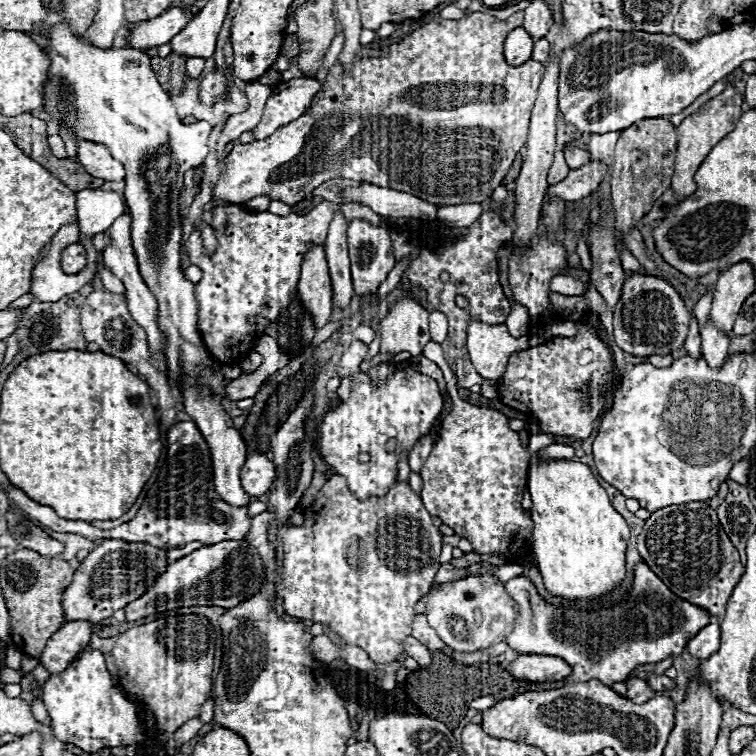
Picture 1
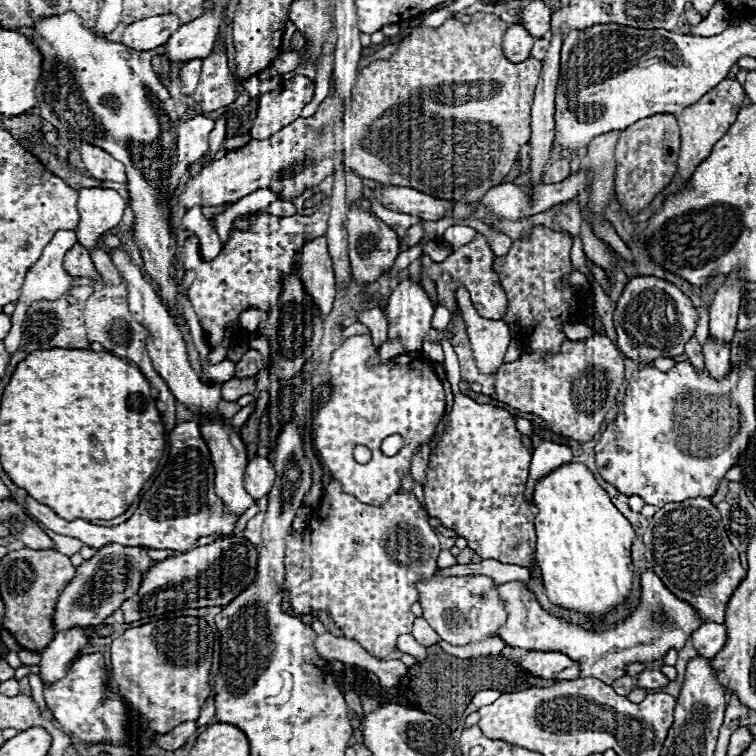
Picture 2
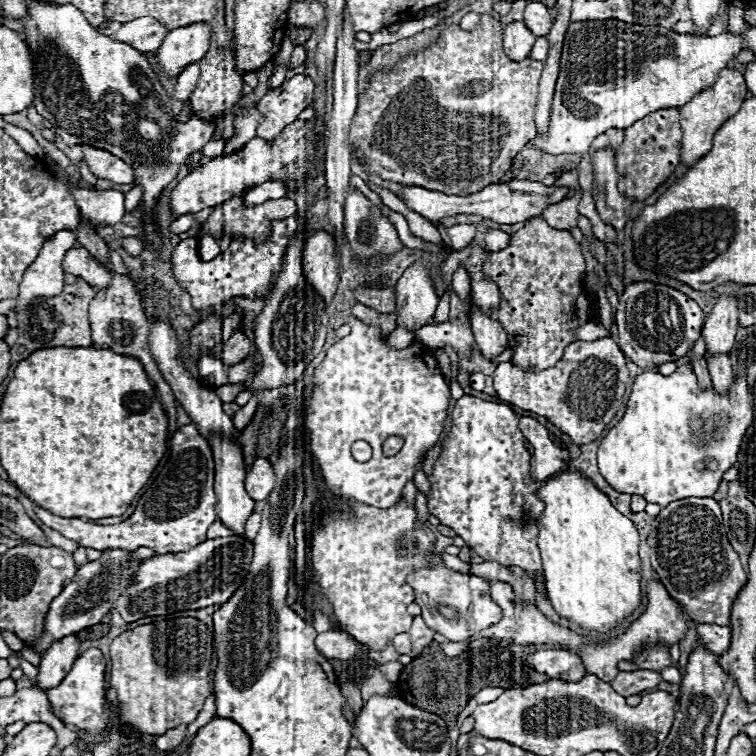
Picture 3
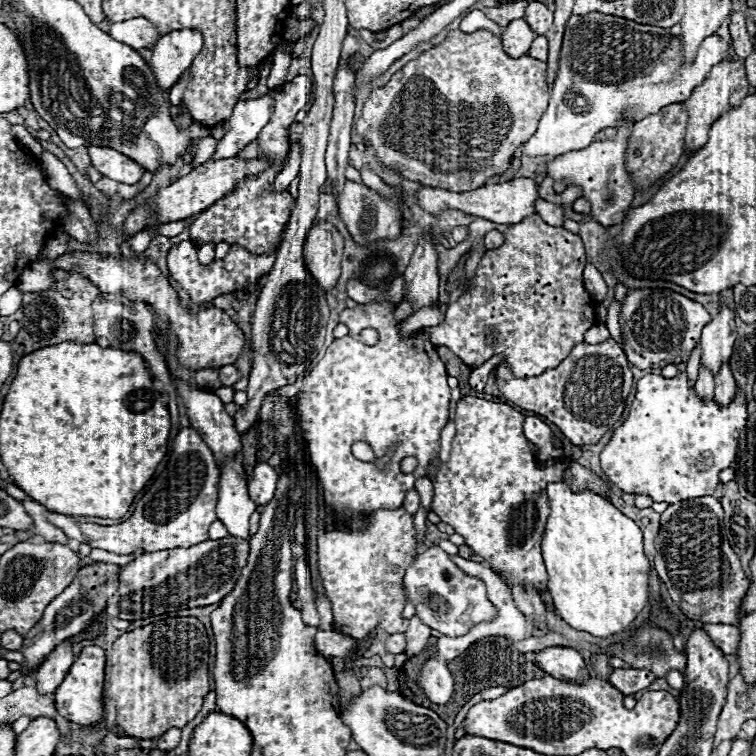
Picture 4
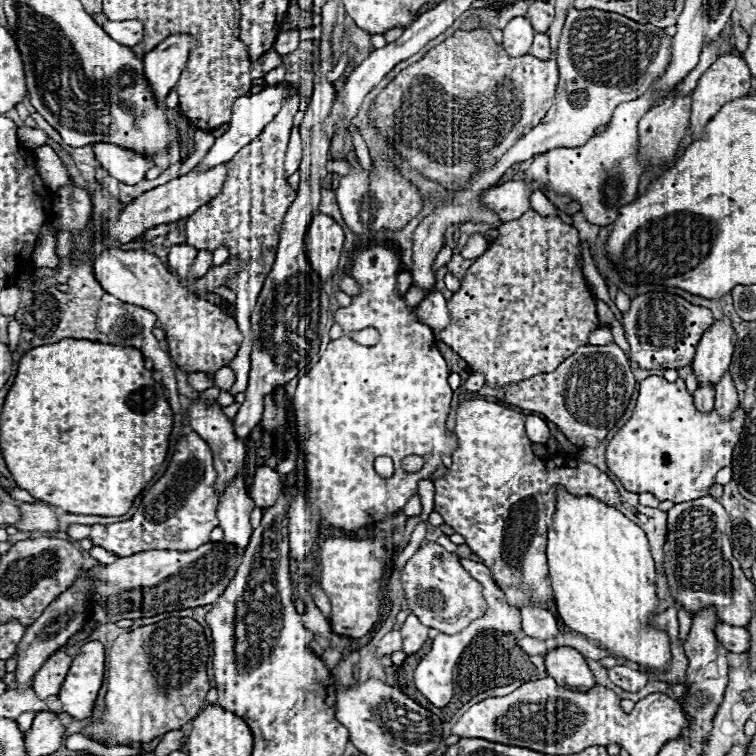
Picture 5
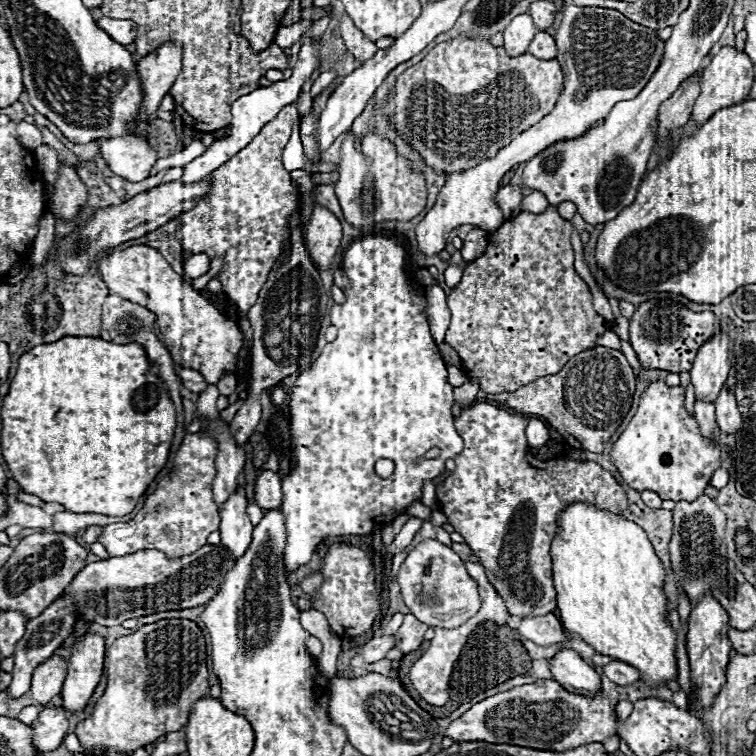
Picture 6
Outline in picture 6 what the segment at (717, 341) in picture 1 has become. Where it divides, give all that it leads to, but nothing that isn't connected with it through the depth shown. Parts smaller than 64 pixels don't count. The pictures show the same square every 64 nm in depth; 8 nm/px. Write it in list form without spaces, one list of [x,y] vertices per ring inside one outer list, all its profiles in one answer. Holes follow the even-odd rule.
[[[724,386],[714,404],[716,404],[716,420],[718,420],[720,430],[724,430],[726,434],[736,434],[742,426],[742,416],[738,412],[734,394]]]

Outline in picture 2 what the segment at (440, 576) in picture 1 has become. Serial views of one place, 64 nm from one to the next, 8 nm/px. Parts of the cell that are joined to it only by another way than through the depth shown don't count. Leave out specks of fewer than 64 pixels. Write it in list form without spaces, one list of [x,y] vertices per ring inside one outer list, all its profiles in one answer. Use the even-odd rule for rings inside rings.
[[[482,560],[477,564],[456,564],[452,568],[440,570],[444,576],[490,576],[496,584],[506,584],[506,582],[530,582],[530,570],[524,566],[514,566],[514,564],[502,564],[498,560]]]

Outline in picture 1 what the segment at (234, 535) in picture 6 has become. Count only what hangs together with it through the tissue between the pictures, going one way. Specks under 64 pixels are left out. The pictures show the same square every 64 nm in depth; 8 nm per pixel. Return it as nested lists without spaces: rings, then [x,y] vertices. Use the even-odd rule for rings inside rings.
[[[188,388],[184,392],[184,410],[192,416],[192,420],[196,422],[196,426],[200,428],[206,444],[210,446],[210,454],[212,454],[212,466],[214,466],[214,486],[218,496],[228,502],[230,506],[248,506],[252,500],[250,496],[244,492],[242,484],[240,484],[240,470],[246,462],[248,450],[246,444],[240,436],[240,432],[232,426],[232,418],[226,414],[226,410],[220,406],[220,398],[212,398],[212,396],[200,396],[194,388]]]

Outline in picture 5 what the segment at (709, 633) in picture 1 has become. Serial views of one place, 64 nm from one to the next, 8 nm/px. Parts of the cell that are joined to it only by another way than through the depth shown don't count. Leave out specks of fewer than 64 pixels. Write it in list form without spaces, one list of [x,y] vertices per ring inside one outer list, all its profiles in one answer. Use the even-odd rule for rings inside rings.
[[[720,624],[720,626],[716,628],[716,636],[718,636],[718,640],[720,640],[730,652],[736,652],[736,654],[748,652],[750,634],[748,634],[746,628],[736,628],[736,626],[730,626],[730,624]]]

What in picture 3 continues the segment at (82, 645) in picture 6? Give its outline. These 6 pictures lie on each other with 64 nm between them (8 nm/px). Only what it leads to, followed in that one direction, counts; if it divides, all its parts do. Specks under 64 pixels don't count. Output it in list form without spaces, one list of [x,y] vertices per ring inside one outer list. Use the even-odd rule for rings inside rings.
[[[88,648],[86,652],[82,652],[72,670],[66,674],[66,678],[62,680],[60,686],[56,688],[50,688],[46,690],[48,694],[48,700],[52,702],[52,708],[54,708],[54,714],[64,720],[66,724],[74,724],[76,730],[88,730],[90,734],[106,734],[106,722],[110,718],[110,708],[108,708],[108,702],[106,702],[106,696],[104,696],[104,672],[106,670],[106,664],[104,664],[104,658],[102,658],[102,652],[98,648]]]

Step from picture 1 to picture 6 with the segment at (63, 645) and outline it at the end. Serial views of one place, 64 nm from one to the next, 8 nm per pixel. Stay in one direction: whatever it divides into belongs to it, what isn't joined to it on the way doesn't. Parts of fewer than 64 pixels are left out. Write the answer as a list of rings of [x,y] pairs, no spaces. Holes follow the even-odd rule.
[[[62,656],[48,658],[34,670],[30,696],[40,704],[48,704],[50,698],[62,692],[64,678],[66,678],[66,660]]]

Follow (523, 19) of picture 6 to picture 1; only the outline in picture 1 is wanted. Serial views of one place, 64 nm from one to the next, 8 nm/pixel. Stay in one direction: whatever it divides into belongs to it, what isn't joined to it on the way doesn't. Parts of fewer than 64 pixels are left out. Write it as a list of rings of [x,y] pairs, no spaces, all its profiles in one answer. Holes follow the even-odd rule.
[[[522,26],[510,30],[510,34],[504,42],[504,56],[506,56],[508,64],[518,66],[518,64],[528,62],[532,56],[532,46],[534,46],[534,40]]]

